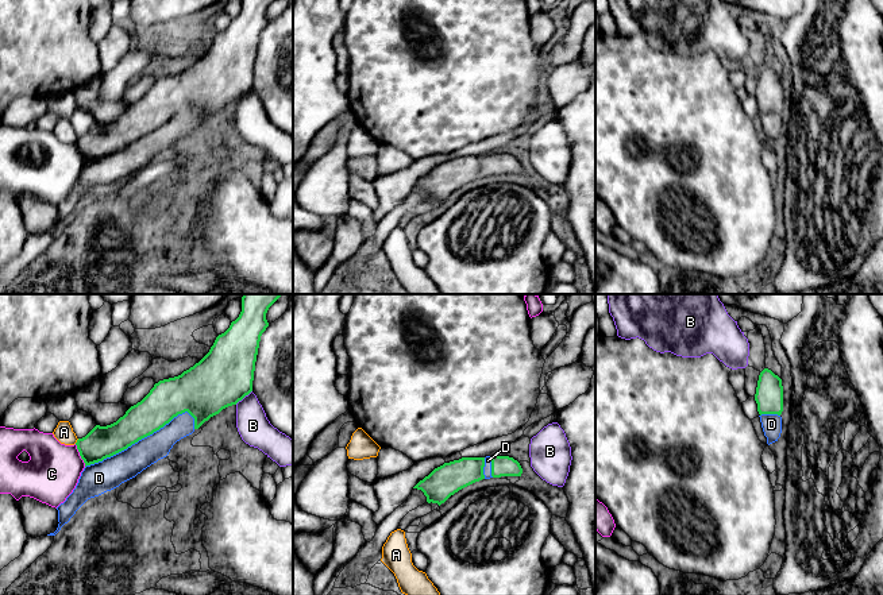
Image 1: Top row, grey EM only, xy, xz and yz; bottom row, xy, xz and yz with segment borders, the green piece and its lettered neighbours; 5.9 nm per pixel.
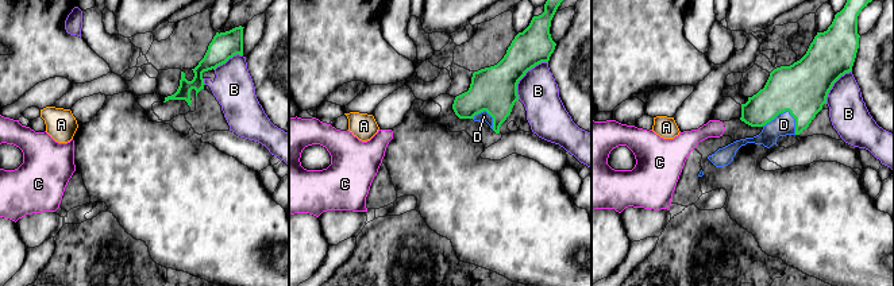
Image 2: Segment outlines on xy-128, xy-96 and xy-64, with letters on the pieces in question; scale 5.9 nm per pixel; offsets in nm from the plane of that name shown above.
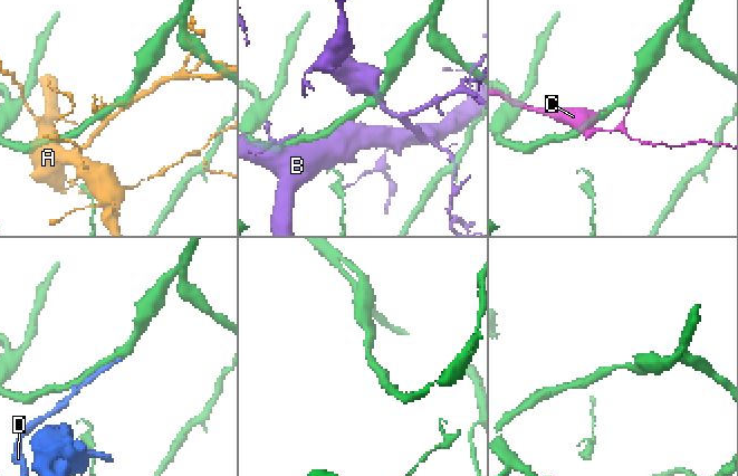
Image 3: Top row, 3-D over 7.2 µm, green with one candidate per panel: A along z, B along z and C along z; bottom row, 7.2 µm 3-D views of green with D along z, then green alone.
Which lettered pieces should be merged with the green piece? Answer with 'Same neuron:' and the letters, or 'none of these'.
Same neuron: D

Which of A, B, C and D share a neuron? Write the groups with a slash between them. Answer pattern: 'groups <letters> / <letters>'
groups A / B / C / D

